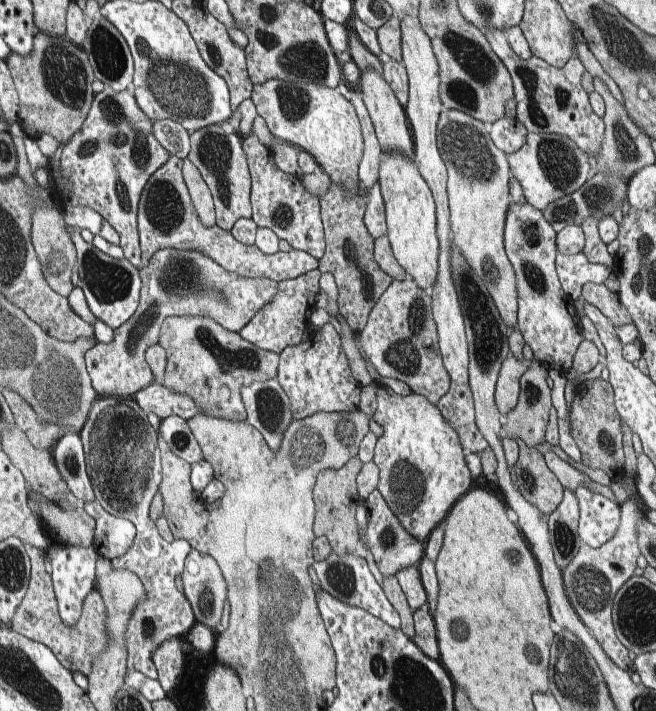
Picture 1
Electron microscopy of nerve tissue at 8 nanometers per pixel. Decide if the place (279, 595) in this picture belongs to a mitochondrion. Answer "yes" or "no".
yes

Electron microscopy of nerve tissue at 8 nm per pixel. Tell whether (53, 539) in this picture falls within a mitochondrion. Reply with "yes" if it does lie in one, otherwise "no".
no

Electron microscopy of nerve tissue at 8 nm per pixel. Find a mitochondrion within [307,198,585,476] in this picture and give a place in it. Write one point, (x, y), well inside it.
(488, 338)

